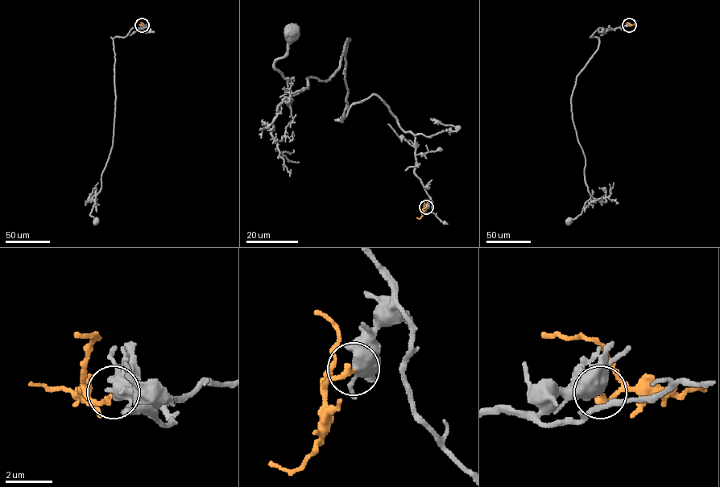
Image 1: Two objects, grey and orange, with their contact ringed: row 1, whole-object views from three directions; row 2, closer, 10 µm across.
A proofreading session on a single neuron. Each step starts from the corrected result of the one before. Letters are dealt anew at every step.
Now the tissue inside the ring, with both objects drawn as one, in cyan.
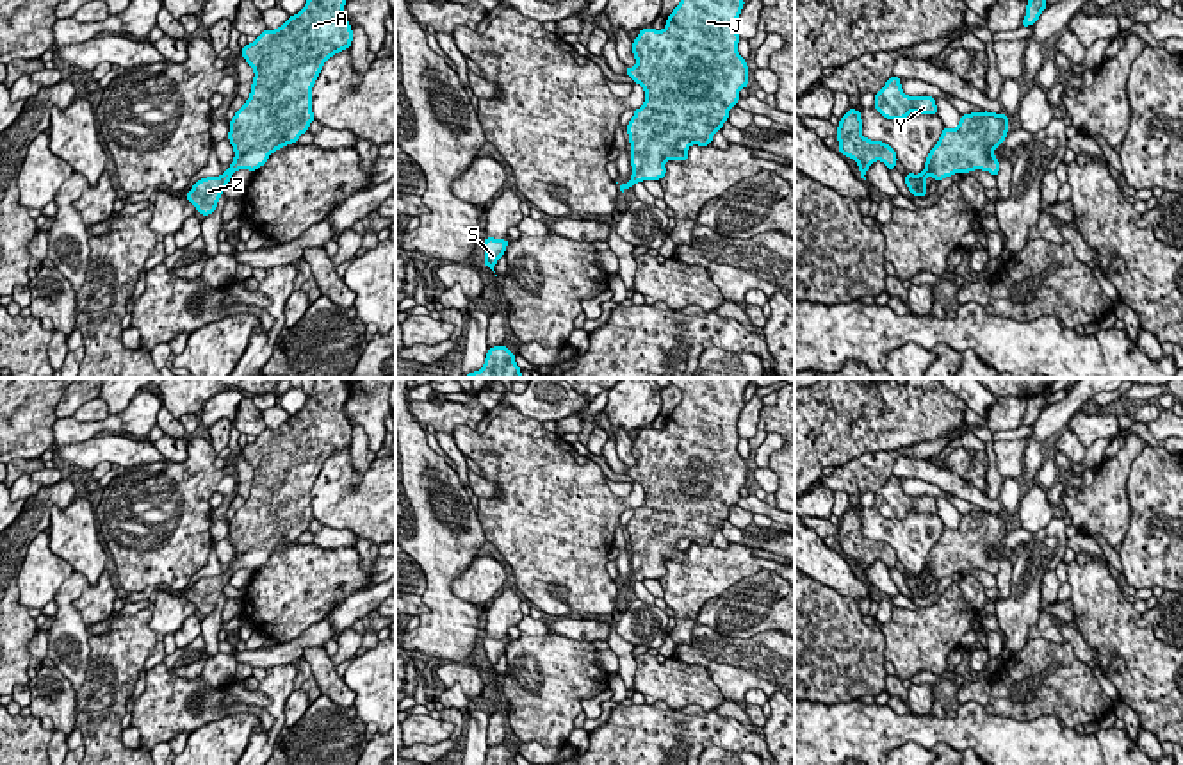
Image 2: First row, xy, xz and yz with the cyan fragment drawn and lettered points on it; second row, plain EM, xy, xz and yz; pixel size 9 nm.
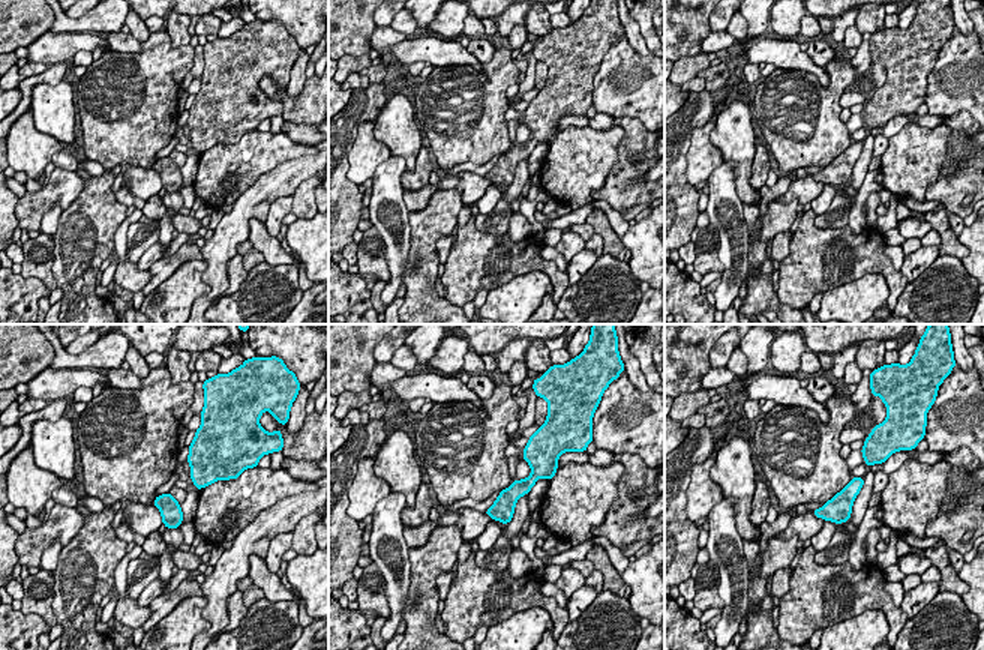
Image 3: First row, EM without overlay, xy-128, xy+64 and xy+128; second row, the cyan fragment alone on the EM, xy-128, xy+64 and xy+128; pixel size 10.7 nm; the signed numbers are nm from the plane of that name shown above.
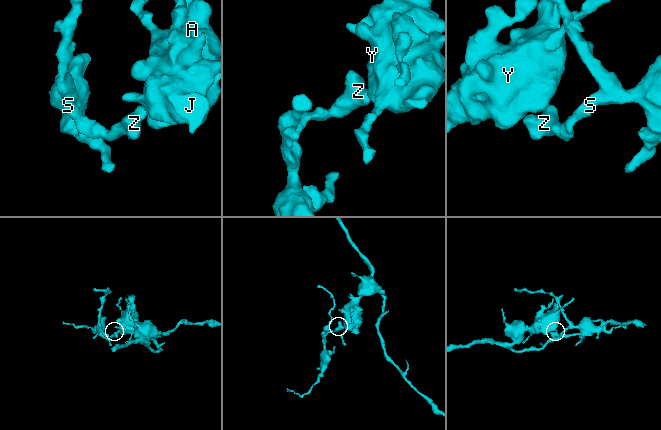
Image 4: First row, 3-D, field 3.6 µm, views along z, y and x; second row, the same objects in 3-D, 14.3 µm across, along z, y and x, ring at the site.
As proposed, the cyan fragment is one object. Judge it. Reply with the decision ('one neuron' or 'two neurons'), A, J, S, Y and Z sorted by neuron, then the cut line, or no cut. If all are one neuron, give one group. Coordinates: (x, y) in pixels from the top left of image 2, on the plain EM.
one neuron; groups A J S Y Z; cut none

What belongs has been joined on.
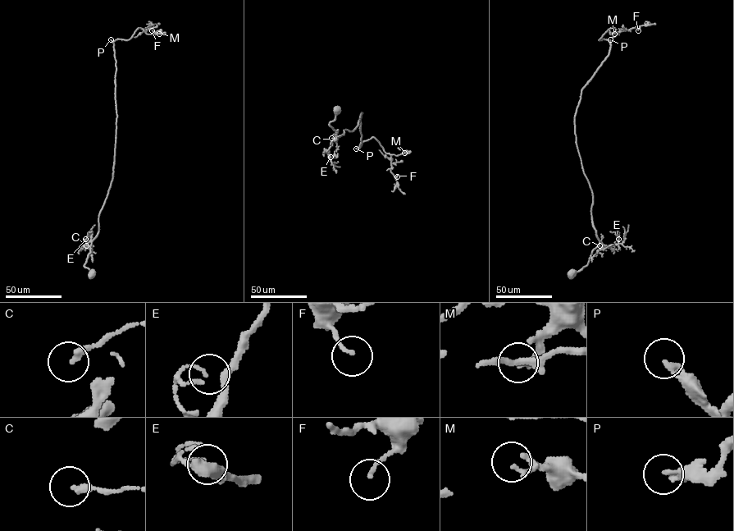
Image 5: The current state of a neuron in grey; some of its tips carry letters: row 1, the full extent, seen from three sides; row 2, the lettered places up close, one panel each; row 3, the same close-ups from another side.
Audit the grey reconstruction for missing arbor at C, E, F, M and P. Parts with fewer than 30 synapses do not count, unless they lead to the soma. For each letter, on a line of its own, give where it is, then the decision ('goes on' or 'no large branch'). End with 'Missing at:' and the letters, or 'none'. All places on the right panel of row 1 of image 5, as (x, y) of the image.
C: place (599, 245); no large branch
E: place (618, 239); no large branch
F: place (638, 30); no large branch
M: place (614, 34); no large branch
P: place (610, 39); goes on
Missing at: P

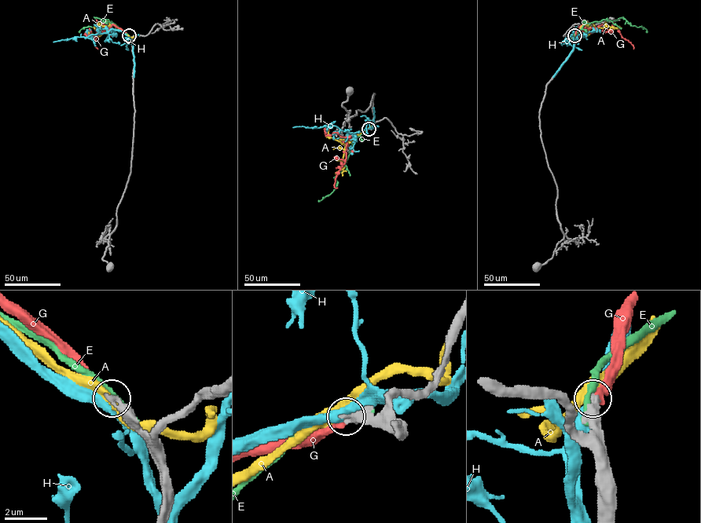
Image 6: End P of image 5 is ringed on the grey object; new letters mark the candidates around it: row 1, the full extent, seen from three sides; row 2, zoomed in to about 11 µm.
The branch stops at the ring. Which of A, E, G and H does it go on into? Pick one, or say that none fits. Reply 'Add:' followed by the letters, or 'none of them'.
Add: G

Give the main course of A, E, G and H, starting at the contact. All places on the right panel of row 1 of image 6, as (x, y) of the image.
A: (574, 35), (582, 25), (591, 28), (620, 27)
E: (574, 36), (585, 23), (623, 17), (633, 26), (643, 27), (647, 32)
G: (574, 35), (576, 30), (583, 24), (589, 32), (617, 28), (633, 49)
H: (574, 36), (578, 29), (570, 34), (573, 42)

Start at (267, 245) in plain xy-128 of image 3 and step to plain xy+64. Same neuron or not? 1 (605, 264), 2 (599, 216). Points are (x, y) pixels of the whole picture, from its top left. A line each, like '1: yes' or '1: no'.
1: no
2: yes

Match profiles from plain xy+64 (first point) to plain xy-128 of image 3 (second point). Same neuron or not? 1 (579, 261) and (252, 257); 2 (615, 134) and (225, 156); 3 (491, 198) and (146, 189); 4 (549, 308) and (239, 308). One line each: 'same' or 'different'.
1: different
2: same
3: different
4: different

